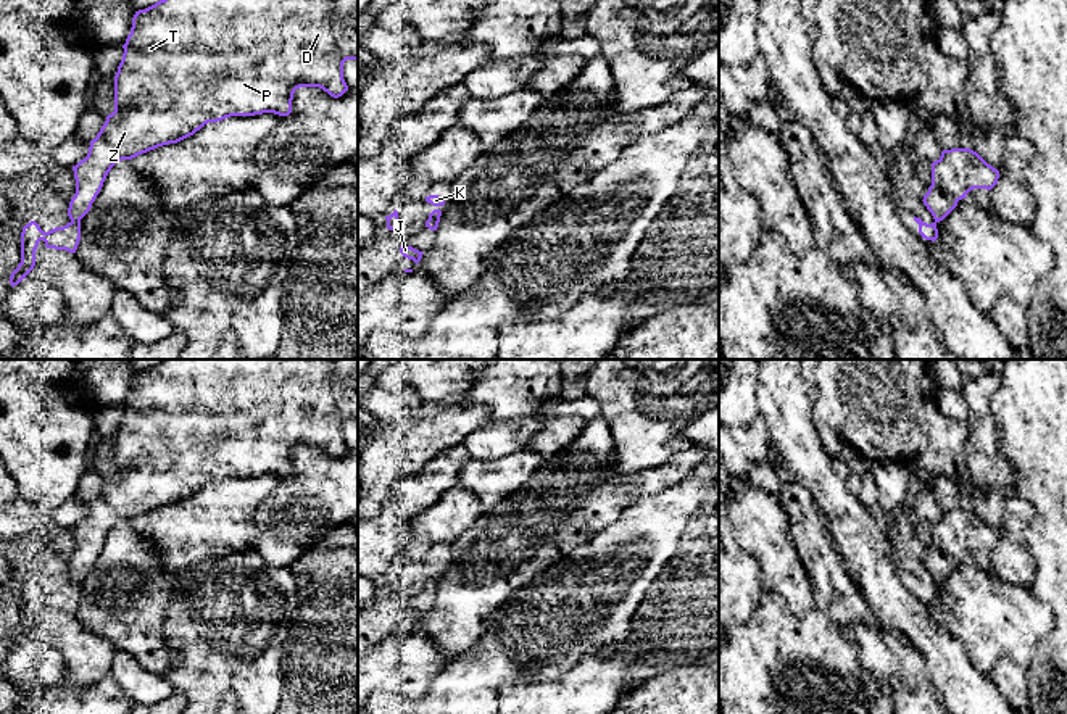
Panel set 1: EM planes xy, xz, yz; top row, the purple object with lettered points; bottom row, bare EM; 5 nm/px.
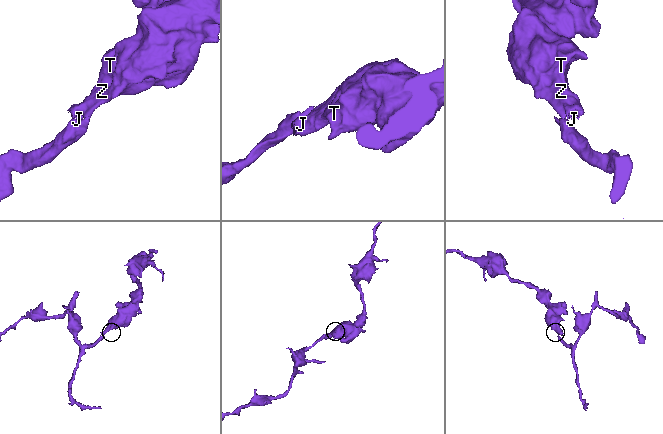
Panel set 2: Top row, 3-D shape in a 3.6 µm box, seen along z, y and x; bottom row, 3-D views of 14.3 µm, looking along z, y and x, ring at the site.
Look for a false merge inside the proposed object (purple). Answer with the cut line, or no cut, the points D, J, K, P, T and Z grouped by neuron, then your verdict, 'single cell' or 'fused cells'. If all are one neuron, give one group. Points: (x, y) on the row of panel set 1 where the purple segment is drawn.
xy (71, 220), (79, 223) | D J P T Z / K | fused cells

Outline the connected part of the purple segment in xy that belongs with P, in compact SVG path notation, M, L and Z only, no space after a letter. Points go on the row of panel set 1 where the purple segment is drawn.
M160 0L135 11L122 48L114 76L114 111L90 140L87 156L73 166L76 193L68 216L74 222L90 211L108 172L122 160L177 143L205 124L230 116L289 116L300 87L319 87L334 98L342 97L348 90L343 63L358 61L358 0Z

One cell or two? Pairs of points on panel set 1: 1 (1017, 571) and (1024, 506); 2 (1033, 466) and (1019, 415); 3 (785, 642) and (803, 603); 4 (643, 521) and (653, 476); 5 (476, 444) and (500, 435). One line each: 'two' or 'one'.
1: one
2: one
3: two
4: two
5: one

